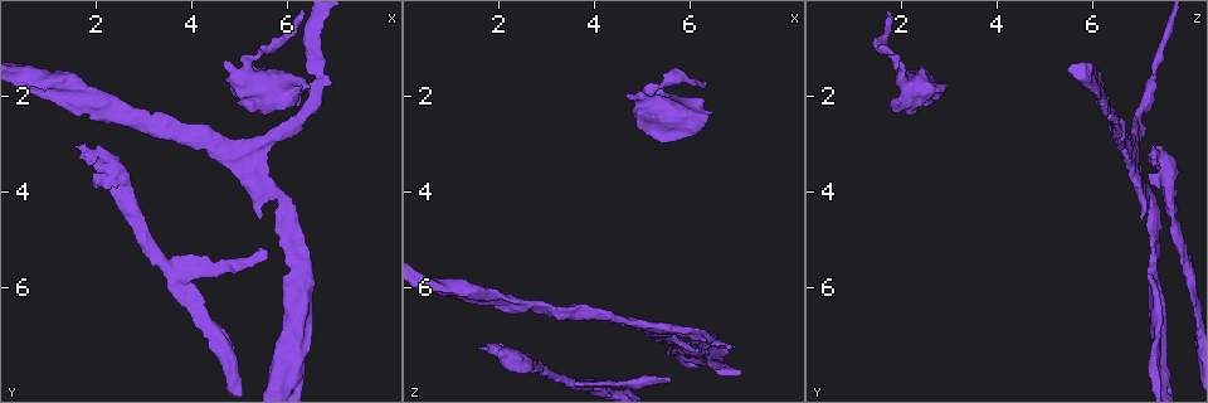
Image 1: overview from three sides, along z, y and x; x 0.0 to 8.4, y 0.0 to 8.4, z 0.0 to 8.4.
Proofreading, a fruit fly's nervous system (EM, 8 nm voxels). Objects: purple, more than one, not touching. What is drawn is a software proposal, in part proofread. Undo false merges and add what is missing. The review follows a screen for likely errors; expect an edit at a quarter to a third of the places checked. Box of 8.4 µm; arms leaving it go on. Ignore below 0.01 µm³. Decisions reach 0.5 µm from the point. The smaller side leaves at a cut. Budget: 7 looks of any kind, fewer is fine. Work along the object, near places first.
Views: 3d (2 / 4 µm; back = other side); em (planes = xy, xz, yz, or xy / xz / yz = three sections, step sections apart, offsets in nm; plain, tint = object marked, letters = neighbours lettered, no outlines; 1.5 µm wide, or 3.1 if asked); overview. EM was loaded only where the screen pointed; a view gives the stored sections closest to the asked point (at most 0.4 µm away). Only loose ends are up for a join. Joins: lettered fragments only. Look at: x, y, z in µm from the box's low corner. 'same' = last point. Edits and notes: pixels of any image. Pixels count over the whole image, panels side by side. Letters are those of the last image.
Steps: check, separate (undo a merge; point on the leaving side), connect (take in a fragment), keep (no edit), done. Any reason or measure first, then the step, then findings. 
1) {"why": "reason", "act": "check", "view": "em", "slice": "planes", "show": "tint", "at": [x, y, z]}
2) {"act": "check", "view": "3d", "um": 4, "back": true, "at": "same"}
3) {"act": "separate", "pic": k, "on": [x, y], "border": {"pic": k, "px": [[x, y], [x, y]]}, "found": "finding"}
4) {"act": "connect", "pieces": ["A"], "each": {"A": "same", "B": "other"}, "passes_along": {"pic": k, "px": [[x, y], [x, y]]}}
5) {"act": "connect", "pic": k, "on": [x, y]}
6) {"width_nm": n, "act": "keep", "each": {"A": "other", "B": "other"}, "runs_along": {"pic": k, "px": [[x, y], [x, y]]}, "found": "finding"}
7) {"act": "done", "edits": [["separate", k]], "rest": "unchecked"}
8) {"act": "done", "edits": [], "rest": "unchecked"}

{"why": "free end", "act": "check", "view": "em", "slice": "planes", "show": "letters", "at": [5.95, 6.20, 7.25]}

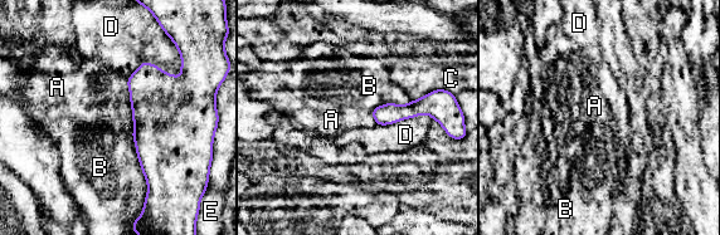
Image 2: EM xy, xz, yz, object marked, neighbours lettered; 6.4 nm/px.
{"act": "keep", "each": {"A": "other", "B": "other", "C": "other", "D": "other", "E": "other"}, "found": "no lettered fragment goes on from it"}

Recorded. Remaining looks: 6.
{"why": "looks like a crossing", "act": "check", "view": "em", "slice": "planes", "show": "letters", "at": [4.90, 3.20, 6.70]}

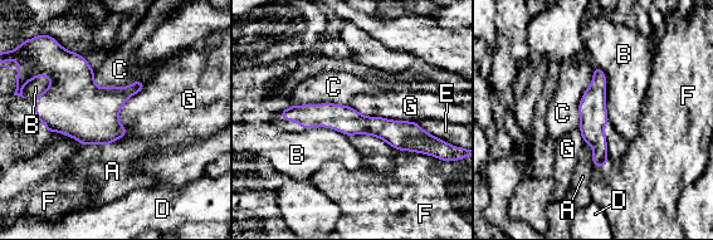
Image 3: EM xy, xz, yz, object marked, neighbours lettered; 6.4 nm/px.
{"act": "keep", "each": {"A": "other", "B": "other", "C": "other", "D": "other", "E": "other", "F": "other", "G": "other"}, "runs_along": {"pic": 3, "px": [[294, 113], [336, 116], [440, 146]]}, "found": "one neuron here"}

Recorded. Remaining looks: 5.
{"why": "branch stops here", "act": "check", "view": "3d", "um": 4, "at": [5.25, 2.35, 1.85]}

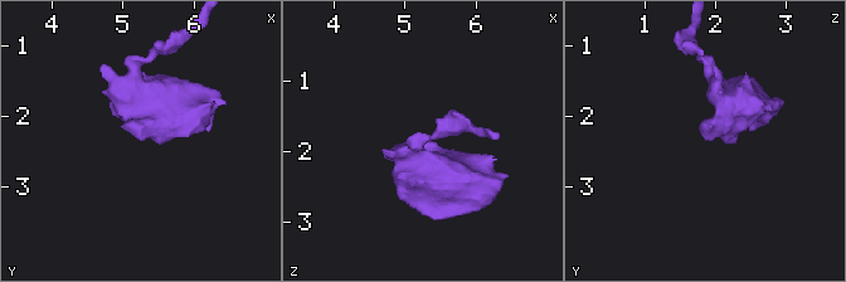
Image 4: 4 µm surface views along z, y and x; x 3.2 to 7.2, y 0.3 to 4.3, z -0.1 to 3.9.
{"act": "check", "view": "em", "slice": "planes", "show": "letters", "at": [5.20, 2.35, 1.85]}

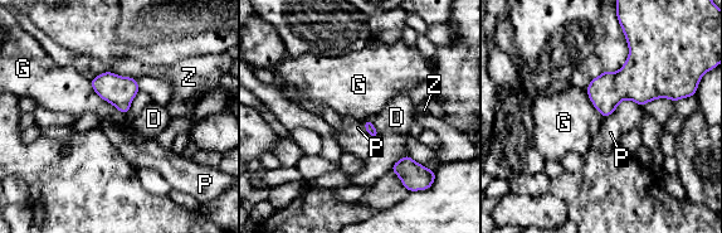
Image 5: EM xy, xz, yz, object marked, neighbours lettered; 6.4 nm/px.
{"act": "keep", "each": {"D": "other", "G": "other", "P": "other", "Z": "other"}, "border": {"pic": 5, "px": [[89, 79], [102, 98], [126, 115]]}, "found": "none of them fits"}

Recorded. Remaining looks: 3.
{"act": "done", "edits": [], "rest": "unchecked"}

